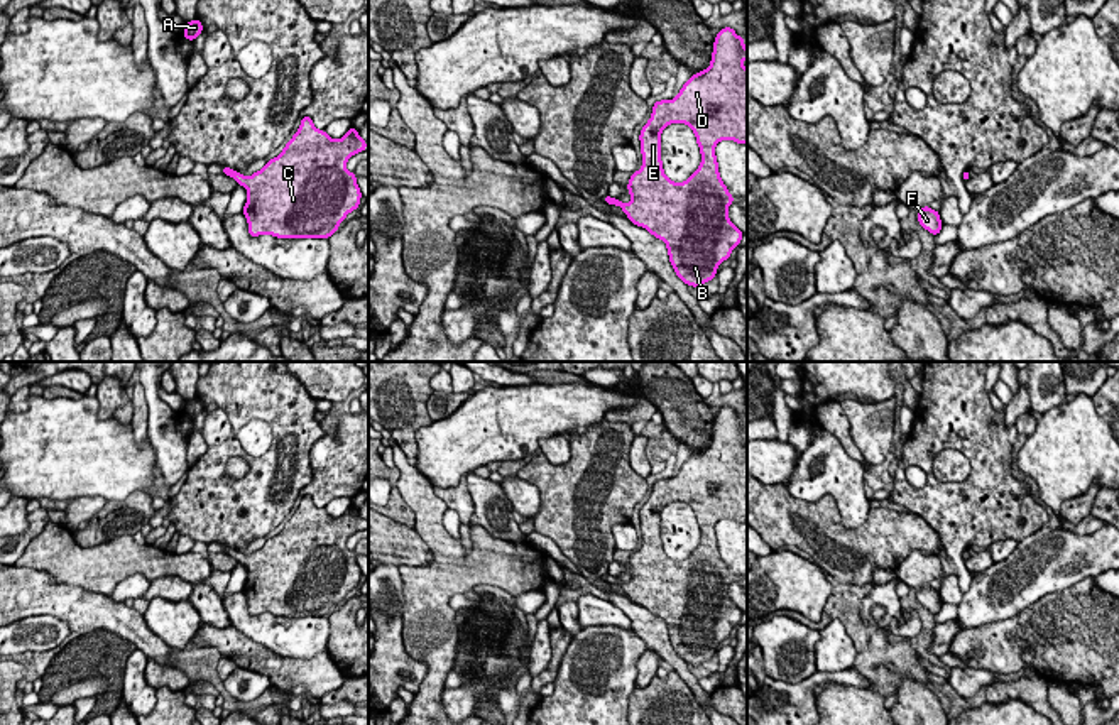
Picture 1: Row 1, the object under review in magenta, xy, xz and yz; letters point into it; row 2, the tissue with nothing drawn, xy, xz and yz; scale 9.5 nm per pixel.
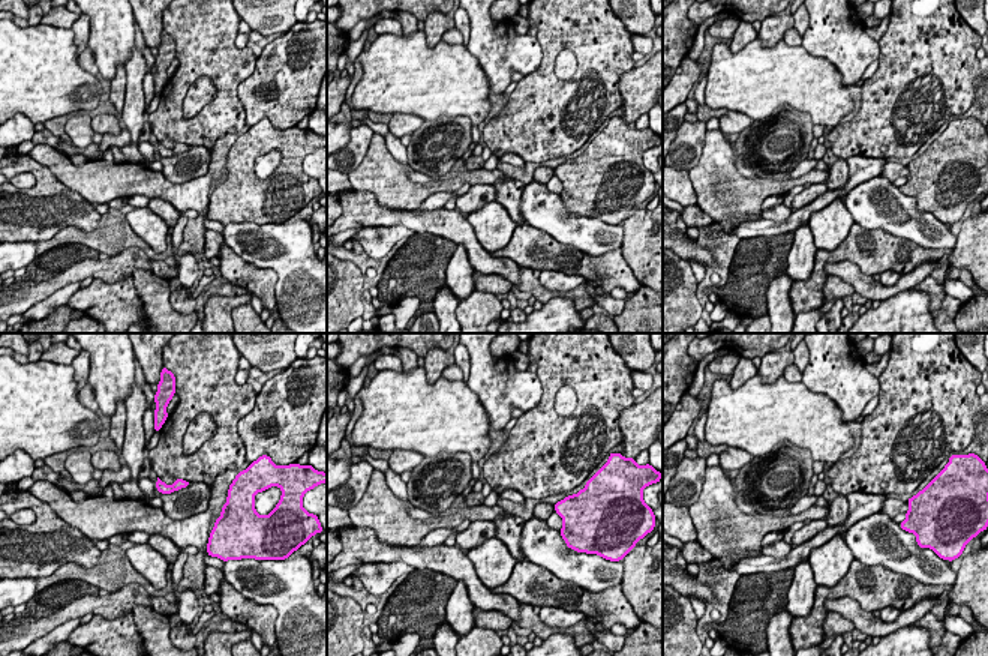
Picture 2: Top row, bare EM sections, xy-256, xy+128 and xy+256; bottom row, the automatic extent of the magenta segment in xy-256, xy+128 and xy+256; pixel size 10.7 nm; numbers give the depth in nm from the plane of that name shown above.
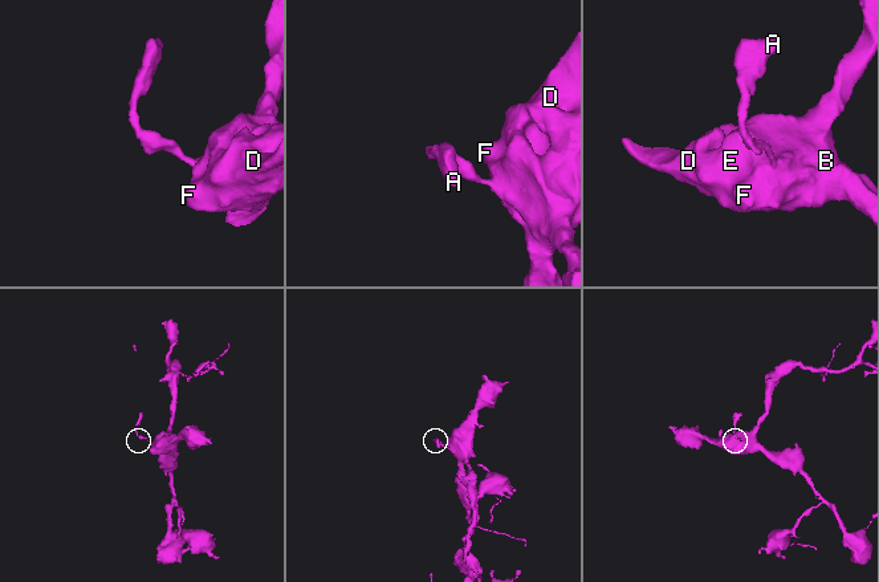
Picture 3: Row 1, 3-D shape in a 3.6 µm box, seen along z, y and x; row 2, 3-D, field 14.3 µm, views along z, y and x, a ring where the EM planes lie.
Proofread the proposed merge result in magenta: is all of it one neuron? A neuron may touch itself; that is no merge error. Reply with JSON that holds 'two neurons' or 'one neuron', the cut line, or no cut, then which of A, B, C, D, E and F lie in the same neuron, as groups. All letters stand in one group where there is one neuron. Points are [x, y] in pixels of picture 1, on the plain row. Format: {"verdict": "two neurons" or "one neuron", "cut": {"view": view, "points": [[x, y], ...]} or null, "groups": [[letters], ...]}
{"verdict": "one neuron", "cut": null, "groups": [["A", "B", "C", "D", "E", "F"]]}

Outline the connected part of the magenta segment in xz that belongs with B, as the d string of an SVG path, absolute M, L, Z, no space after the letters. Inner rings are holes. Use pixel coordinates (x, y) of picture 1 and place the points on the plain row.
M723 406L715 414L710 444L691 453L673 478L654 480L651 497L639 514L642 544L627 563L632 578L622 581L610 575L603 576L605 581L620 585L634 603L663 619L676 654L693 666L717 654L718 644L730 635L744 613L729 597L734 575L720 556L715 526L722 519L747 522L747 446L742 444L745 438L747 426L742 414ZM671 502L688 504L701 532L698 548L683 561L671 559L663 548L661 512Z

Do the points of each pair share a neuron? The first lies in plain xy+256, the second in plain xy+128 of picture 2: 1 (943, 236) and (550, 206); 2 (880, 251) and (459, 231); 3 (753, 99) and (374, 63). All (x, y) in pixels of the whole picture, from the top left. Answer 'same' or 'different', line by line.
1: same
2: different
3: same

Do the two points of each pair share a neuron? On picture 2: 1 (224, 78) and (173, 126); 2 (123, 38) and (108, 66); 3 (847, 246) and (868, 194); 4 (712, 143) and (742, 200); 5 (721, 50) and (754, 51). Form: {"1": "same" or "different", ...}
{"1": "same", "2": "same", "3": "different", "4": "same", "5": "same"}

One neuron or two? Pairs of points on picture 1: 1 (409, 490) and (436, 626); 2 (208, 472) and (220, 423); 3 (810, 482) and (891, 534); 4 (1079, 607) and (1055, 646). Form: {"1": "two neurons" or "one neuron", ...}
{"1": "one neuron", "2": "two neurons", "3": "two neurons", "4": "one neuron"}

